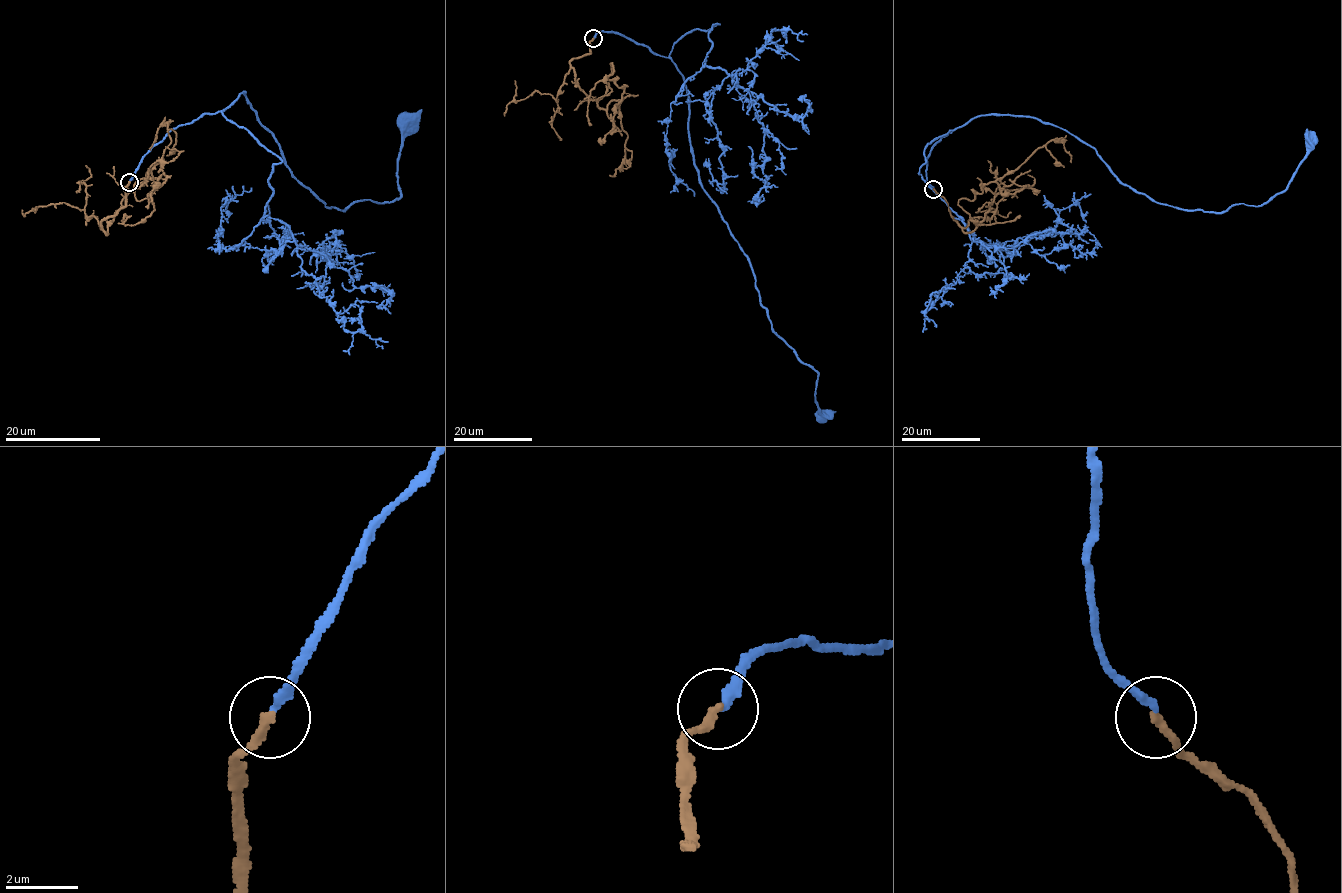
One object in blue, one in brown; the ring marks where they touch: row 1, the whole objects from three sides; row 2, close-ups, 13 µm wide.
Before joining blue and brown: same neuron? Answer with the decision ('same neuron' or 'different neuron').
different neuron

